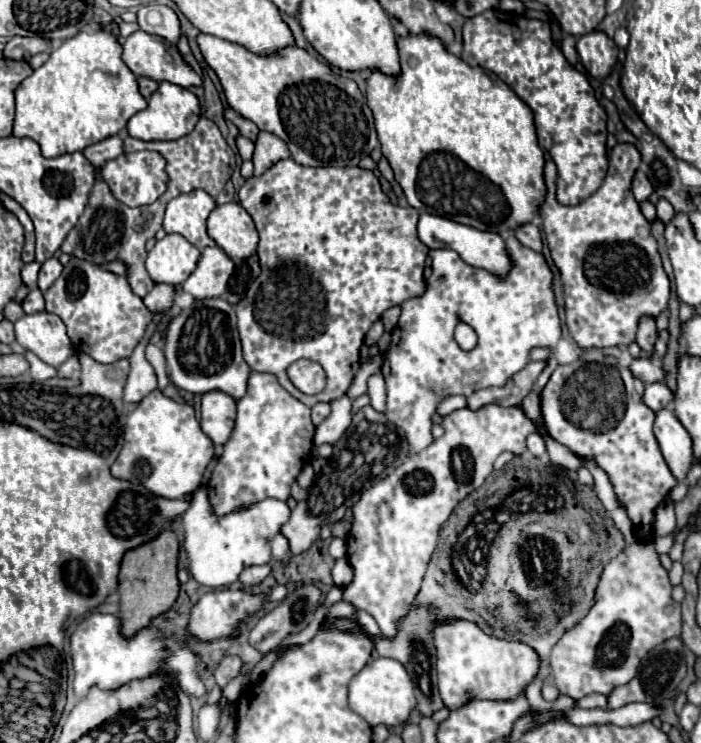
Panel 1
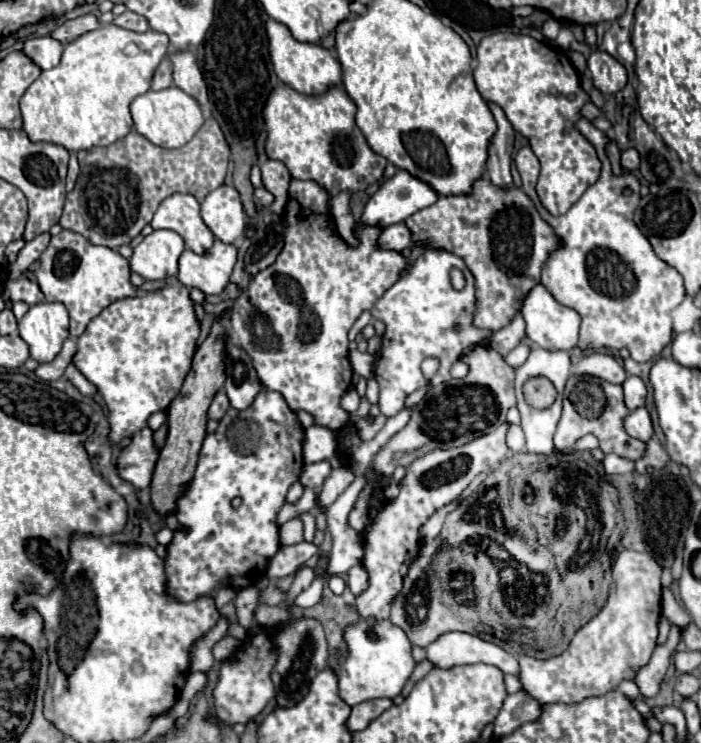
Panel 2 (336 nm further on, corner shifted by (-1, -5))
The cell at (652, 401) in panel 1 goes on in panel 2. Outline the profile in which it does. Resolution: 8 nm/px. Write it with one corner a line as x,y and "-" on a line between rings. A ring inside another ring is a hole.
630,375
626,379
626,383
622,383
622,387
624,387
624,395
626,395
626,407
630,407
634,411
646,403
648,389
640,377

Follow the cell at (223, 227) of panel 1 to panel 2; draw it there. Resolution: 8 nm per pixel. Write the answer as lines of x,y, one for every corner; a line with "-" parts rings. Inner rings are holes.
234,187
214,189
202,203
202,219
222,243
238,243
246,231
246,213

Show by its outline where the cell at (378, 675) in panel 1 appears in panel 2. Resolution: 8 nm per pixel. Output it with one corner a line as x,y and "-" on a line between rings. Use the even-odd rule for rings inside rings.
362,619
344,633
348,645
348,657
338,671
340,697
350,707
370,701
370,699
394,699
400,695
404,683
412,675
416,663
412,659
412,643
406,639
404,631
398,631
390,621

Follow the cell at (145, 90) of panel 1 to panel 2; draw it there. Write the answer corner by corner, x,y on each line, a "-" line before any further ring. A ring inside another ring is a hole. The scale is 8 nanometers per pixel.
162,59
162,63
158,65
156,73
154,73
154,79
152,79
152,89
154,91
160,91
160,89
166,89
172,85
172,71
170,71
170,61
168,59

